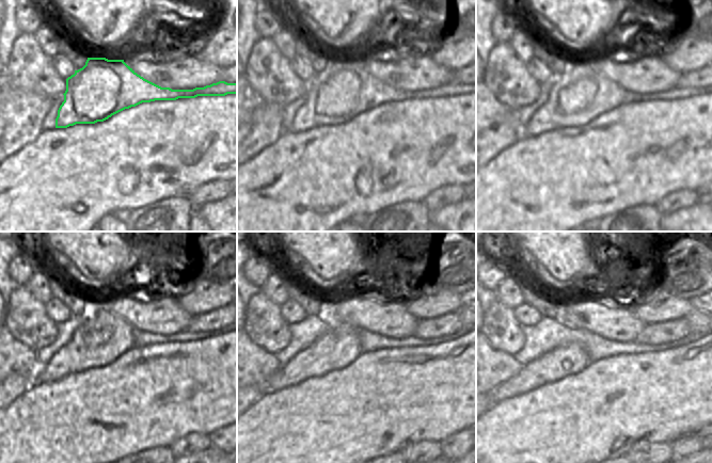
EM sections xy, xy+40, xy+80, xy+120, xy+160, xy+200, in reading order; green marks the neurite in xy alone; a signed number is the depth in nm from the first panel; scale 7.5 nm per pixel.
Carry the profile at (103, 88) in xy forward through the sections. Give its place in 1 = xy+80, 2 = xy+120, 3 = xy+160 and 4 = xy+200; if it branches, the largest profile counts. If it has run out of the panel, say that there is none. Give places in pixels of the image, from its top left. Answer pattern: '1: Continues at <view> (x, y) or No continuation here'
1: Continues at xy+80 (582, 93)
2: Continues at xy+120 (104, 336)
3: Continues at xy+160 (337, 349)
4: Continues at xy+200 (565, 361)

